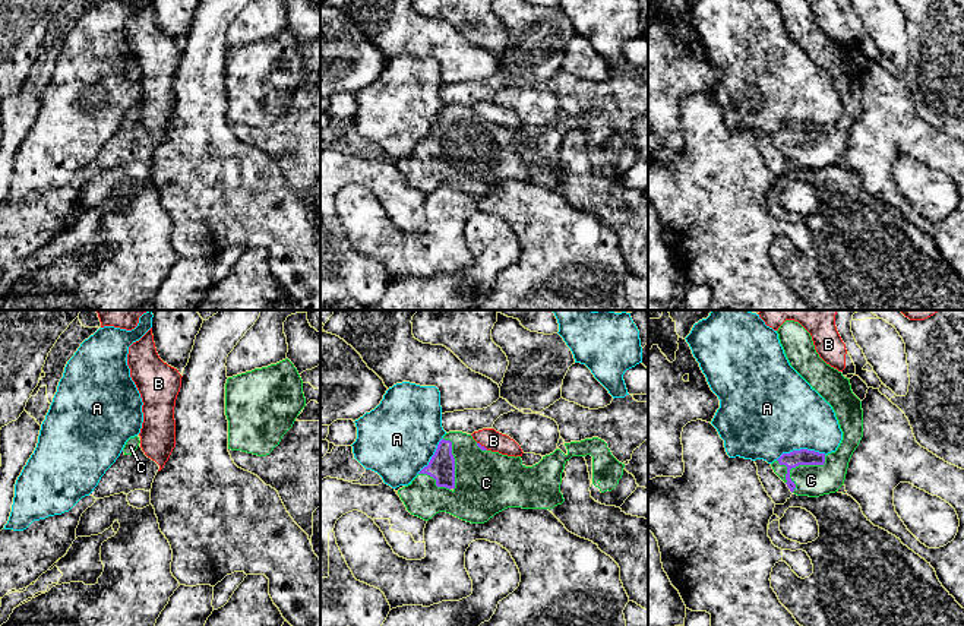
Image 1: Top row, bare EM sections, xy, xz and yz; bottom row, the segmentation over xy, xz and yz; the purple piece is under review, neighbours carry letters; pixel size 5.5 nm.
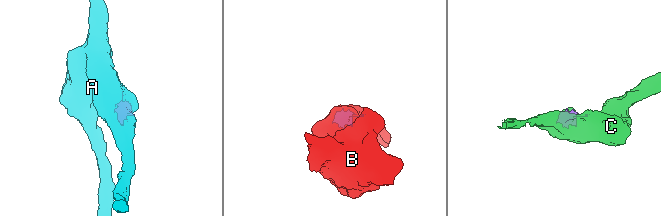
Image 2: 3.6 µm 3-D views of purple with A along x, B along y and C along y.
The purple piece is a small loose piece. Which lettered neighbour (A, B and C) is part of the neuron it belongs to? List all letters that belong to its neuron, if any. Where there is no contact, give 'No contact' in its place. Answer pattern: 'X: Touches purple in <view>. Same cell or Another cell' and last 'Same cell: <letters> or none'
A: Touches purple in yz. Another cell
B: Touches purple in xz. Another cell
C: Touches purple in yz. Same cell
Same cell: C

